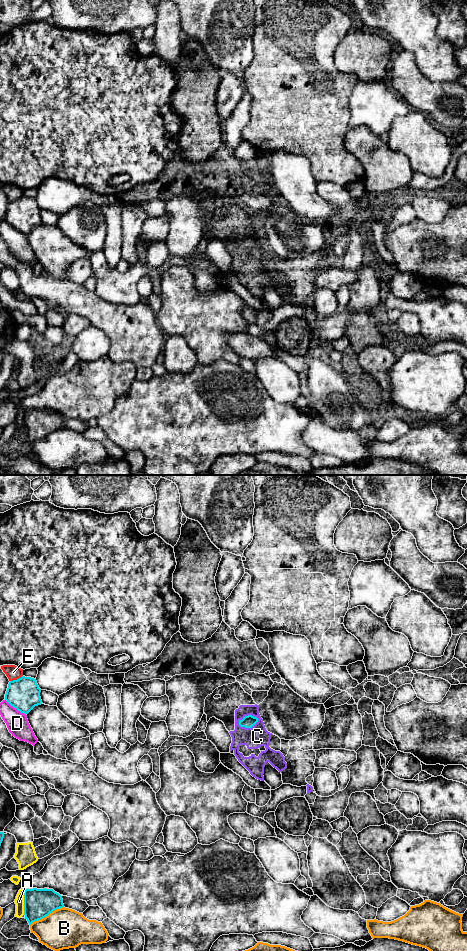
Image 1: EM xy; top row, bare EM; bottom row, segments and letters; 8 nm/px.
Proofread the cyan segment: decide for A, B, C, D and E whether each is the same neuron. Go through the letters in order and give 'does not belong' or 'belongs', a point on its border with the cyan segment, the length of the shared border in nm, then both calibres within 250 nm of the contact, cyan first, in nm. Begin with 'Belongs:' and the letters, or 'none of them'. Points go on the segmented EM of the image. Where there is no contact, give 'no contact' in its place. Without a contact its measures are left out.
Belongs: none of them
A: does not belong; meets cyan in xy at (24, 903); contact 190 nm long; 240 nm thick on the cyan side, 80 nm on the other
B: does not belong; meets cyan in xy at (46, 915); contact 320 nm long; 240 nm thick on the cyan side, 320 nm on the other
C: does not belong; meets cyan in xy at (248, 727); contact 180 nm long; 100 nm thick on the cyan side, 170 nm on the other
D: does not belong; meets cyan in xy at (15, 707); contact 200 nm long; 260 nm thick on the cyan side, 180 nm on the other
E: does not belong; meets cyan in xy at (17, 679); contact 120 nm long; 260 nm thick on the cyan side, 120 nm on the other

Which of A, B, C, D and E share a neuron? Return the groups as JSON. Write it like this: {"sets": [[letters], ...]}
{"sets": [["A"], ["B"], ["C"], ["D"], ["E"]]}

